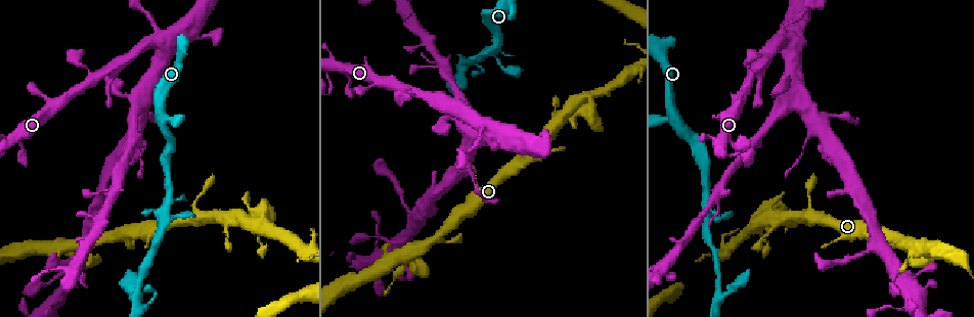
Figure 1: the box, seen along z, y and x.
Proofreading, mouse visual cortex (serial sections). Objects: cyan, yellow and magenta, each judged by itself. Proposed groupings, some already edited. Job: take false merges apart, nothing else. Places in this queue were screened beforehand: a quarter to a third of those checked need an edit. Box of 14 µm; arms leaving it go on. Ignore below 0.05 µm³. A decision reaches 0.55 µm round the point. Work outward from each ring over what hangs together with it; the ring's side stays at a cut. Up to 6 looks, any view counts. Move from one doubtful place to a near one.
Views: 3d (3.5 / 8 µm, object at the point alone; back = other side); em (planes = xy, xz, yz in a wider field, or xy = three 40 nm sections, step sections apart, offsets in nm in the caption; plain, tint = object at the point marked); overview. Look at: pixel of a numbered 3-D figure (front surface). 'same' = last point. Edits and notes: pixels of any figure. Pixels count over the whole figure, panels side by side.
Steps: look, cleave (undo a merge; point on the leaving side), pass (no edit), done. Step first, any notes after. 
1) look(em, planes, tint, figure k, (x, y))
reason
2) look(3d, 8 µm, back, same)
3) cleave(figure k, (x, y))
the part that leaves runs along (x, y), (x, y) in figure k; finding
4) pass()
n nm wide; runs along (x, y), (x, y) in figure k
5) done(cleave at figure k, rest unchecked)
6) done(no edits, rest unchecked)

look(3d, 3.5 µm, figure 1, (160, 118))

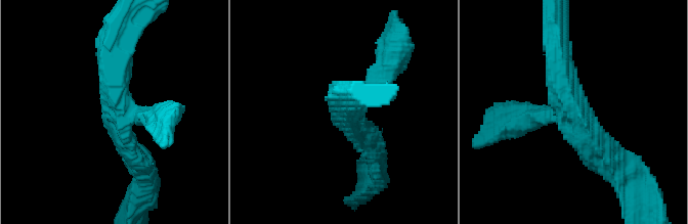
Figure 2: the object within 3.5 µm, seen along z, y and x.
look(em, xy, step 1, tint, figure 2, (572, 108))
3 arms; arms of 250, 300, 400 nm

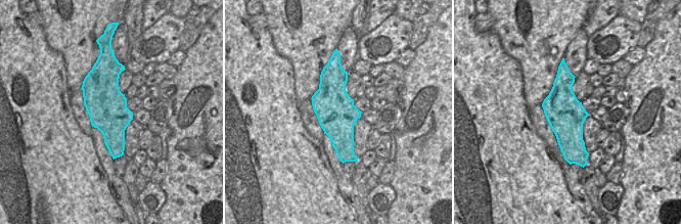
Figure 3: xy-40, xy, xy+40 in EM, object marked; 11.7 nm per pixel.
pass()
runs along (557, 42), (565, 101), (607, 161) in figure 2; all the same cell

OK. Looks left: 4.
look(3d, 3.5 µm, back, figure 1, (114, 68))
three arms meet

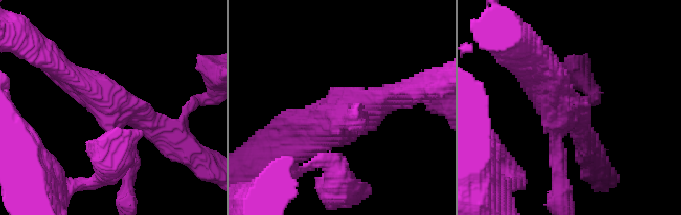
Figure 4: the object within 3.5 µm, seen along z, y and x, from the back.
look(em, xy, step 1, tint, figure 4, (344, 114))
3 arms; arms of 250, 350, 450 nm

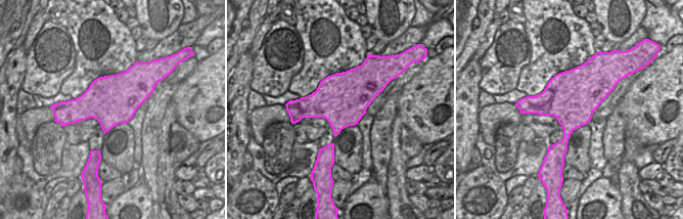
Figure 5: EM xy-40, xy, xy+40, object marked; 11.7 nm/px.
pass()
600 nm wide; runs along (171, 136), (115, 111), (61, 70) in figure 4; all the same cell

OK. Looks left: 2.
look(3d, 8 µm, figure 1, (785, 27))
abrupt turn

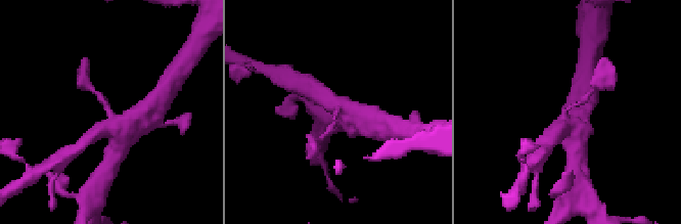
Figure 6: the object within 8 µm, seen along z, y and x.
look(em, xy, step 1, tint, figure 6, (565, 113))

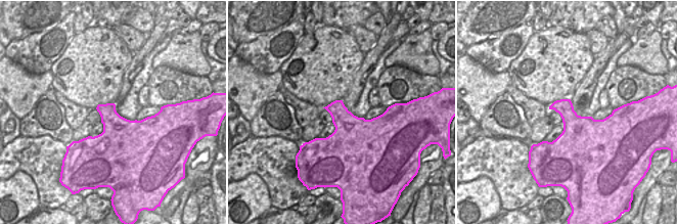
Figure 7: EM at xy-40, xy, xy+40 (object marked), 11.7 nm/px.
pass()
runs along (556, 133), (576, 161) in figure 6; continuous, no second cell

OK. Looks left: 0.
done(no edits, rest unchecked)

